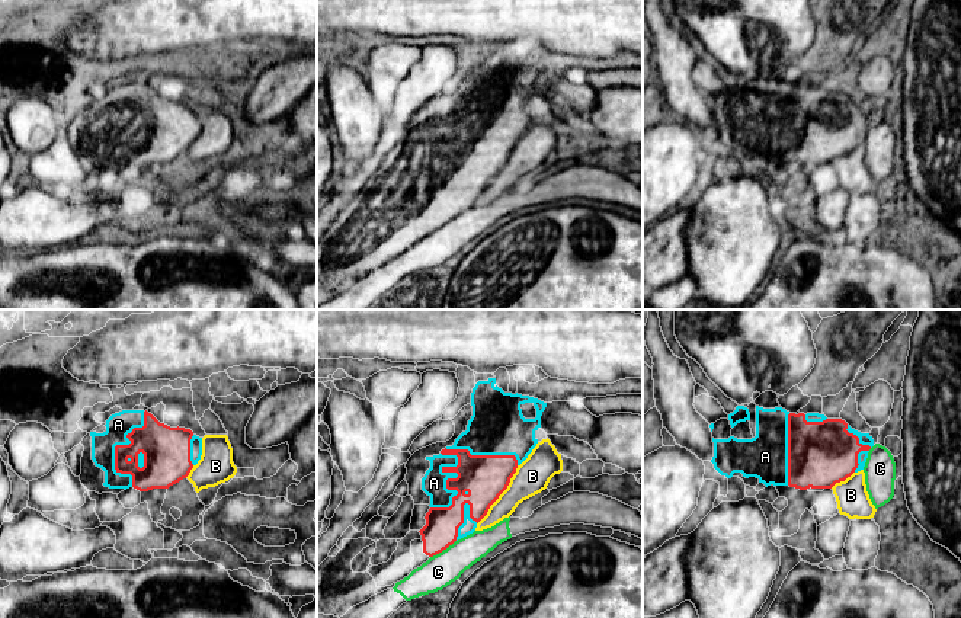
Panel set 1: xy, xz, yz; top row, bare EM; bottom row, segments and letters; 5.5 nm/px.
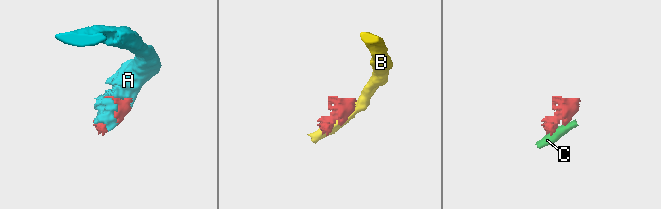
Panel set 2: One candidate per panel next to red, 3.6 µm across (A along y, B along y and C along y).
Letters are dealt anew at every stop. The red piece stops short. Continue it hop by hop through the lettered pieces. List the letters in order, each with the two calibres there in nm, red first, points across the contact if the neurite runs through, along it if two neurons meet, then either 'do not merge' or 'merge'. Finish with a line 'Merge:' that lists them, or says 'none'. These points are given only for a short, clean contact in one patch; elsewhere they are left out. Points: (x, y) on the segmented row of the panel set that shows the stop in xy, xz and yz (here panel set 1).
A: 240/140 nm | merge
B: 240/190 nm | do not merge
C: 190/180 nm | along xz (455, 540), (431, 557) | do not merge
Merge: A

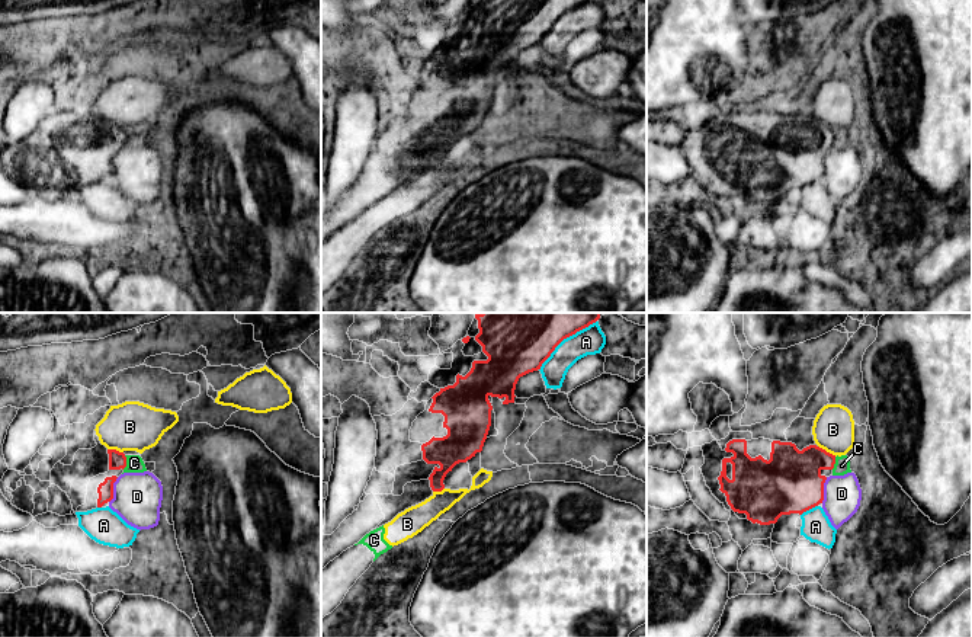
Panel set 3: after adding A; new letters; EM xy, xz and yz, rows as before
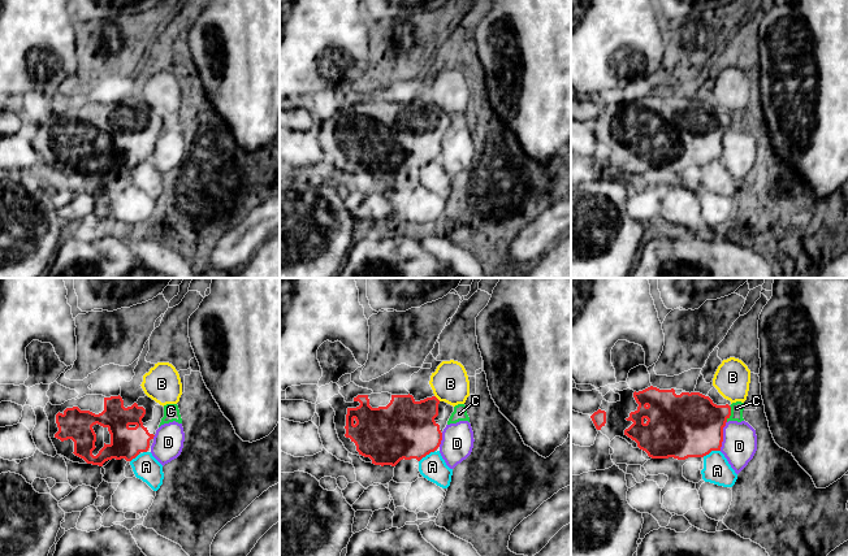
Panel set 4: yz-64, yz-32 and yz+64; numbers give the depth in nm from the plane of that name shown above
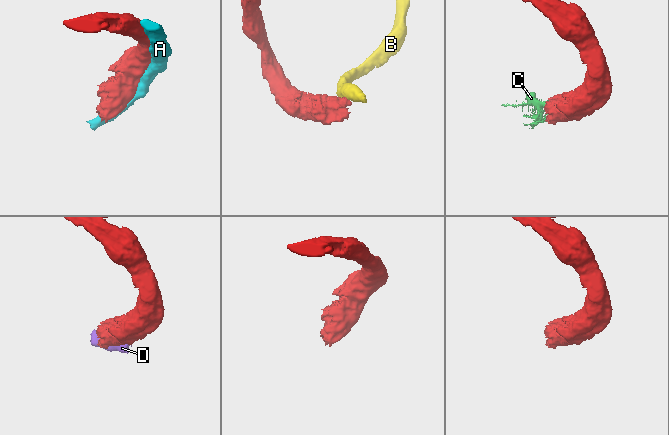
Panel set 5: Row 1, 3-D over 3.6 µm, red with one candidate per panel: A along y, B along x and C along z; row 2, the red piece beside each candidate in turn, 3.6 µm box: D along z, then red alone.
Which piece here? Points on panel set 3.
A: 500/160 nm | do not merge
B: 340/220 nm | along yz (818, 445), (836, 455) | do not merge
C: 100/100 nm | do not merge
D: 340/200 nm | along yz (827, 477), (821, 502) | do not merge
Merge: none

